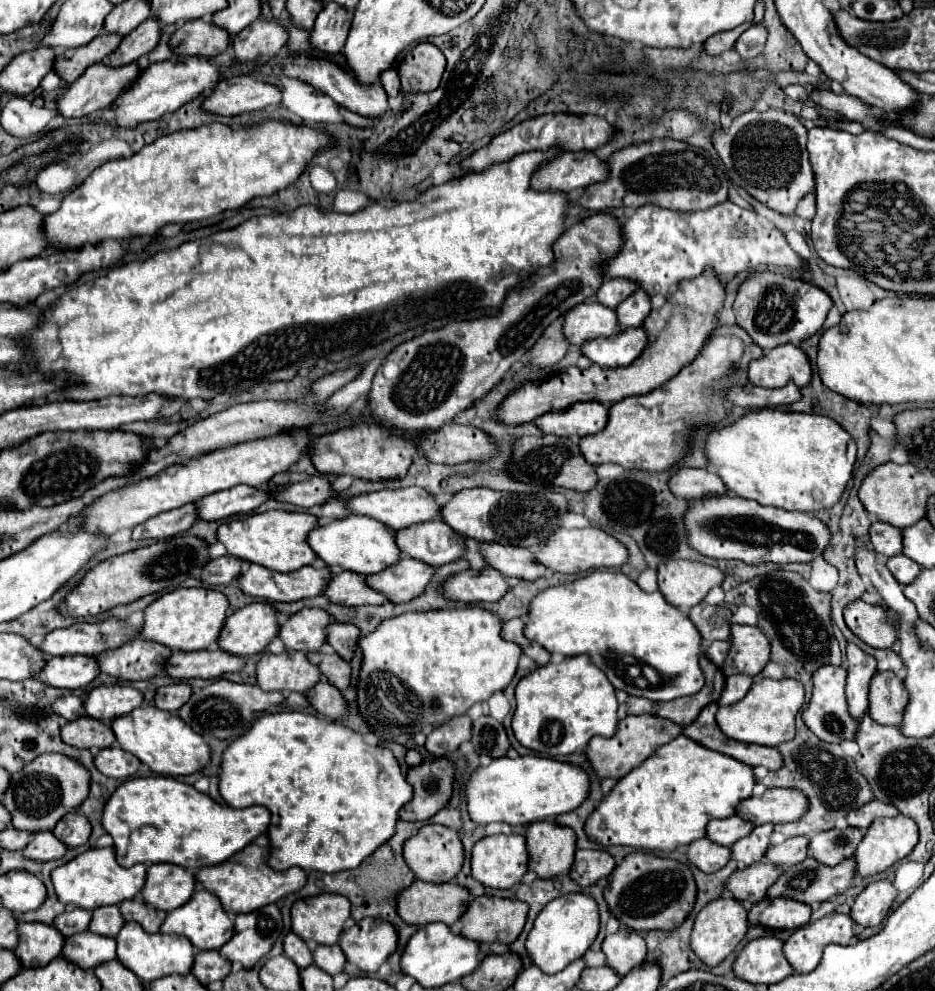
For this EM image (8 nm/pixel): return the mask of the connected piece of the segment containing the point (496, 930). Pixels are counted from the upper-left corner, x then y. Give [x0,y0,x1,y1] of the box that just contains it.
[461,896,529,944]

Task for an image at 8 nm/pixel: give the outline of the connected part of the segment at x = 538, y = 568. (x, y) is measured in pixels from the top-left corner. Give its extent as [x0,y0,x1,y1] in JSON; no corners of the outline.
[479,542,545,580]

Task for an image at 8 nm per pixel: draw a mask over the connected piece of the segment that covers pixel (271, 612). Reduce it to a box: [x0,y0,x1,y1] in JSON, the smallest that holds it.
[219,602,277,656]

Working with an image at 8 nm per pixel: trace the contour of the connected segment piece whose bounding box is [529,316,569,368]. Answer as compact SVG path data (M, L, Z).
M563 316L557 318L557 322L553 322L537 340L537 344L531 348L531 362L529 362L531 366L535 368L553 366L565 356L569 342L565 340L561 328L563 328Z

